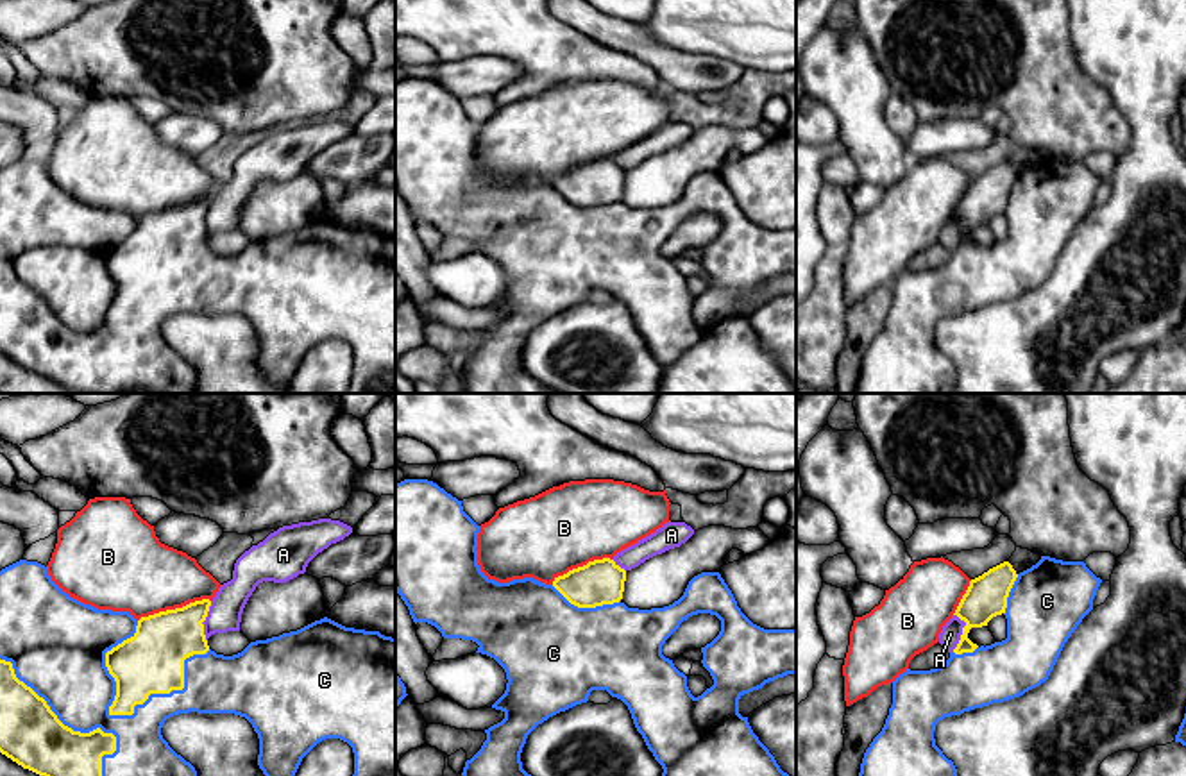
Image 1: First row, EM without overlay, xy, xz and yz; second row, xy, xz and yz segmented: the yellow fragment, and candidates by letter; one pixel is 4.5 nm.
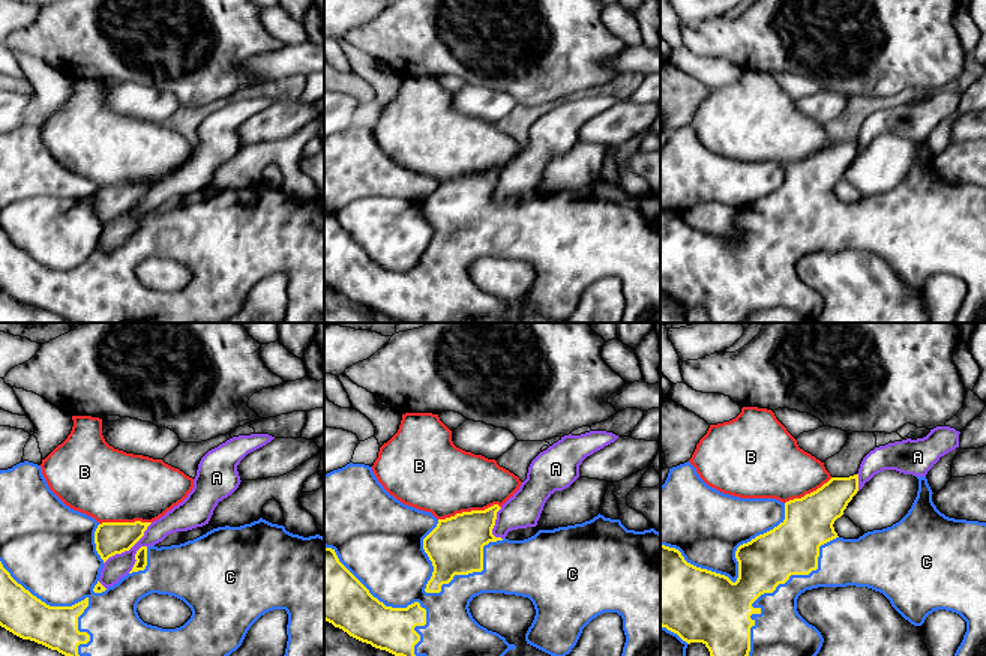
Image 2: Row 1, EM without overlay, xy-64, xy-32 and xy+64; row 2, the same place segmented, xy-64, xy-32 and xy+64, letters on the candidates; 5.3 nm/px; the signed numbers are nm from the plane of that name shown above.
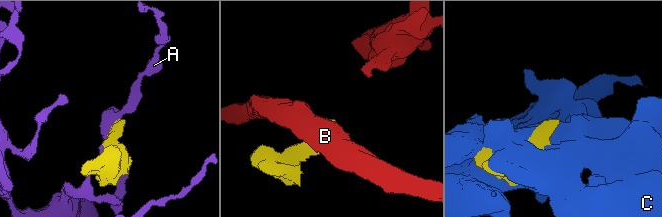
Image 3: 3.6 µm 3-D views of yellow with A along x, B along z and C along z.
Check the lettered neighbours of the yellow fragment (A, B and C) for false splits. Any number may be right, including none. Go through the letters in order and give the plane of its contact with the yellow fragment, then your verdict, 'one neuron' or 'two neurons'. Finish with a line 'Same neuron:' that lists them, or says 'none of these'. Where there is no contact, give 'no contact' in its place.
A: yz | two neurons
B: xy | two neurons
C: xy | one neuron
Same neuron: C

